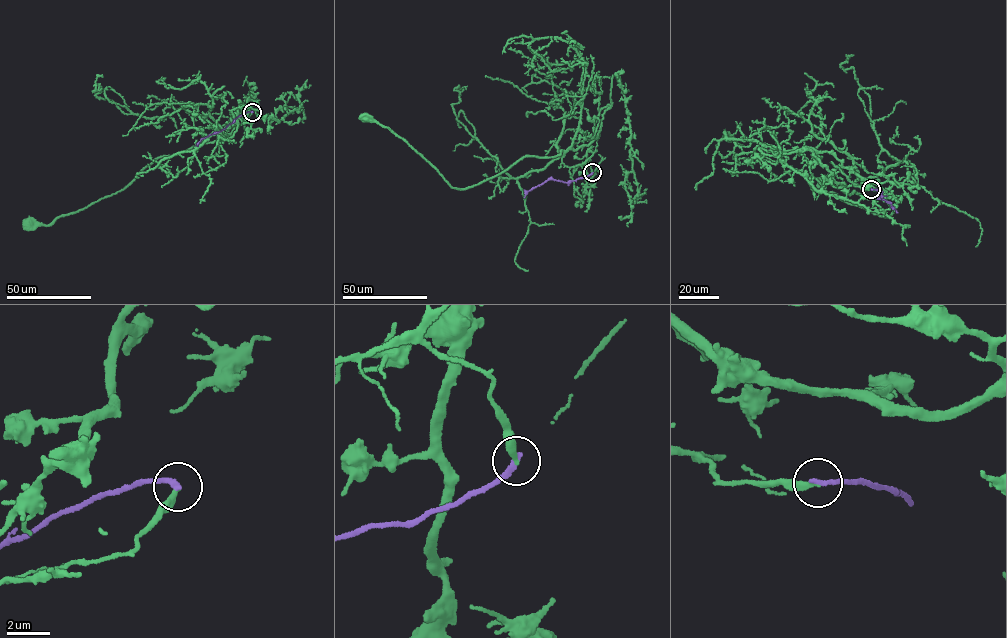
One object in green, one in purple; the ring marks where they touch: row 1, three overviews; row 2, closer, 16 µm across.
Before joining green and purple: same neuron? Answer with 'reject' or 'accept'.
reject

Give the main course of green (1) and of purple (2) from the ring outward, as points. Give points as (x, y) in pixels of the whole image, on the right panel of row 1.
1: (870, 189), (852, 184), (843, 191), (883, 198), (893, 211), (889, 217), (826, 194), (824, 180)
2: (870, 189), (878, 190), (882, 196), (878, 198), (891, 204), (897, 212)

